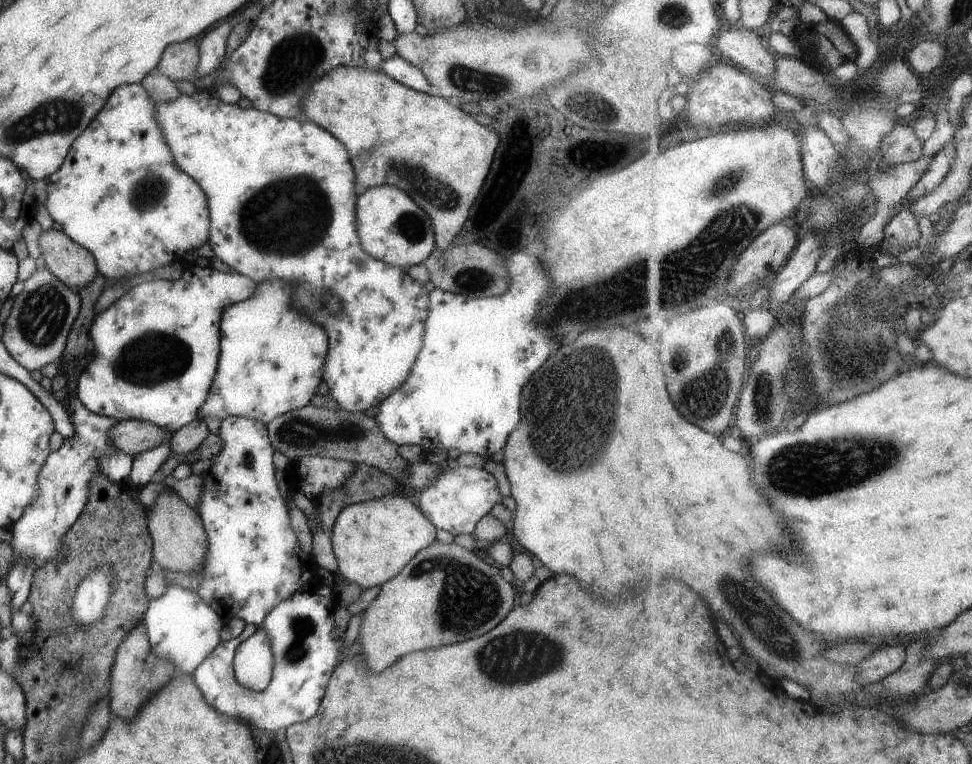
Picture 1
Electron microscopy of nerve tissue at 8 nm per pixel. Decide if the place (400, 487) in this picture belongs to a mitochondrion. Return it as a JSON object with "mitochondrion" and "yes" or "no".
{"mitochondrion":"no"}

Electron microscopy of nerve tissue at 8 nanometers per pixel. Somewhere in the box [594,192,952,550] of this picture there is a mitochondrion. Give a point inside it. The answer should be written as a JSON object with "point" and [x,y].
{"point":[666,285]}

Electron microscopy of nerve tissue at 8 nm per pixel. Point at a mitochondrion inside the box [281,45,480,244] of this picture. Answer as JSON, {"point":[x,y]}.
{"point":[435,194]}

